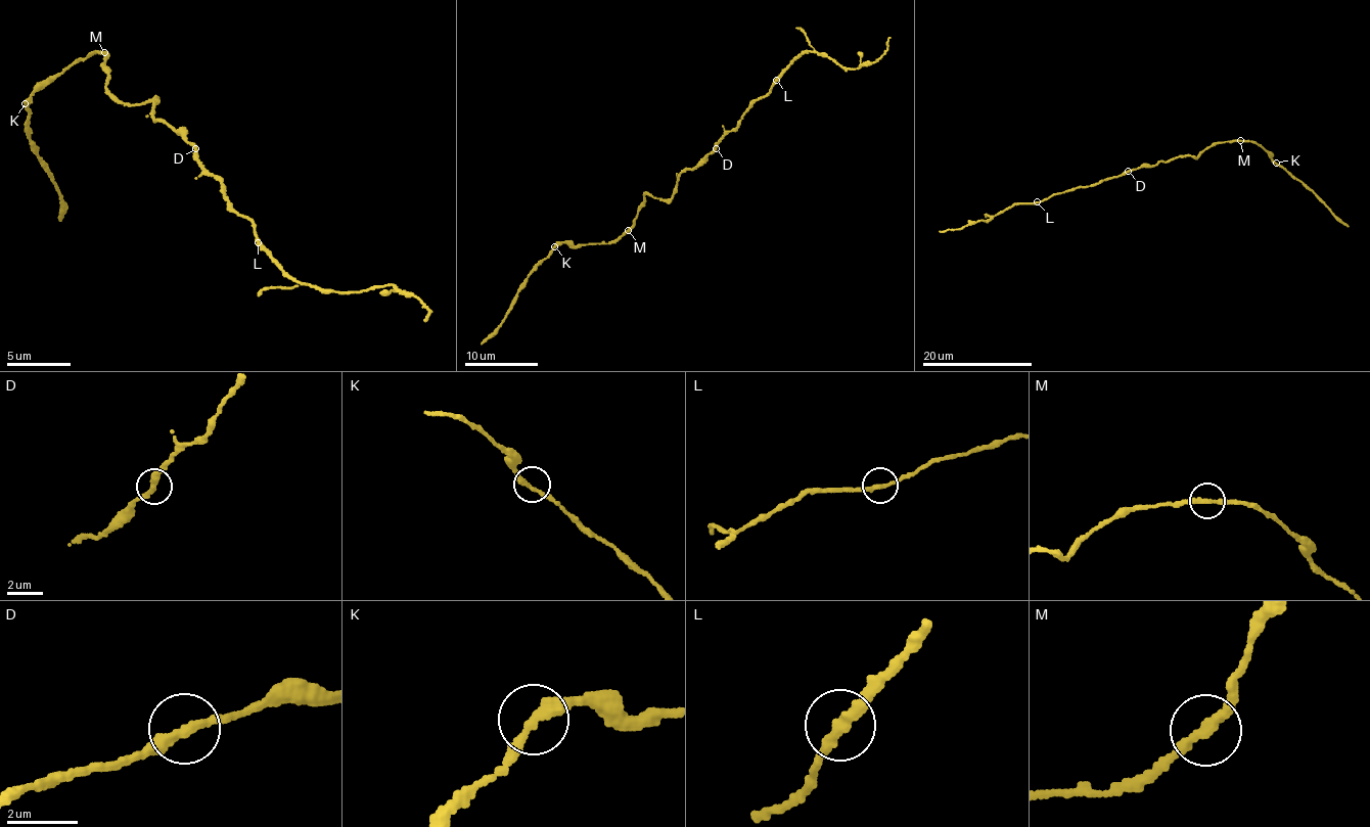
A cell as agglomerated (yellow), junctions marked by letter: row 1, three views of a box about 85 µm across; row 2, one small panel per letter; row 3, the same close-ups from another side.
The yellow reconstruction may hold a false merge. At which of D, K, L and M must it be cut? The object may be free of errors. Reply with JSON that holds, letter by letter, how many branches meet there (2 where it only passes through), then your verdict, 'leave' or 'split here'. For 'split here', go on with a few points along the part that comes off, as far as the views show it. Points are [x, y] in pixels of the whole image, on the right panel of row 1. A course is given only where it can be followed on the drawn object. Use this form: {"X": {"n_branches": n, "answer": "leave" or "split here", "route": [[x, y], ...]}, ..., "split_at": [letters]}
{"D": {"n_branches": 2, "answer": "leave"}, "K": {"n_branches": 2, "answer": "leave"}, "L": {"n_branches": 2, "answer": "leave"}, "M": {"n_branches": 2, "answer": "leave"}, "split_at": []}

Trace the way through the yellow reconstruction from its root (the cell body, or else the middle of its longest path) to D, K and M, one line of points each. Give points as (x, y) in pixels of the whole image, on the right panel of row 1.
D: (1152, 166), (1128, 171)
K: (1152, 166), (1180, 156), (1198, 158), (1206, 148), (1222, 142), (1249, 140), (1270, 152), (1276, 163)
M: (1152, 166), (1180, 156), (1198, 158), (1216, 143), (1240, 140)

